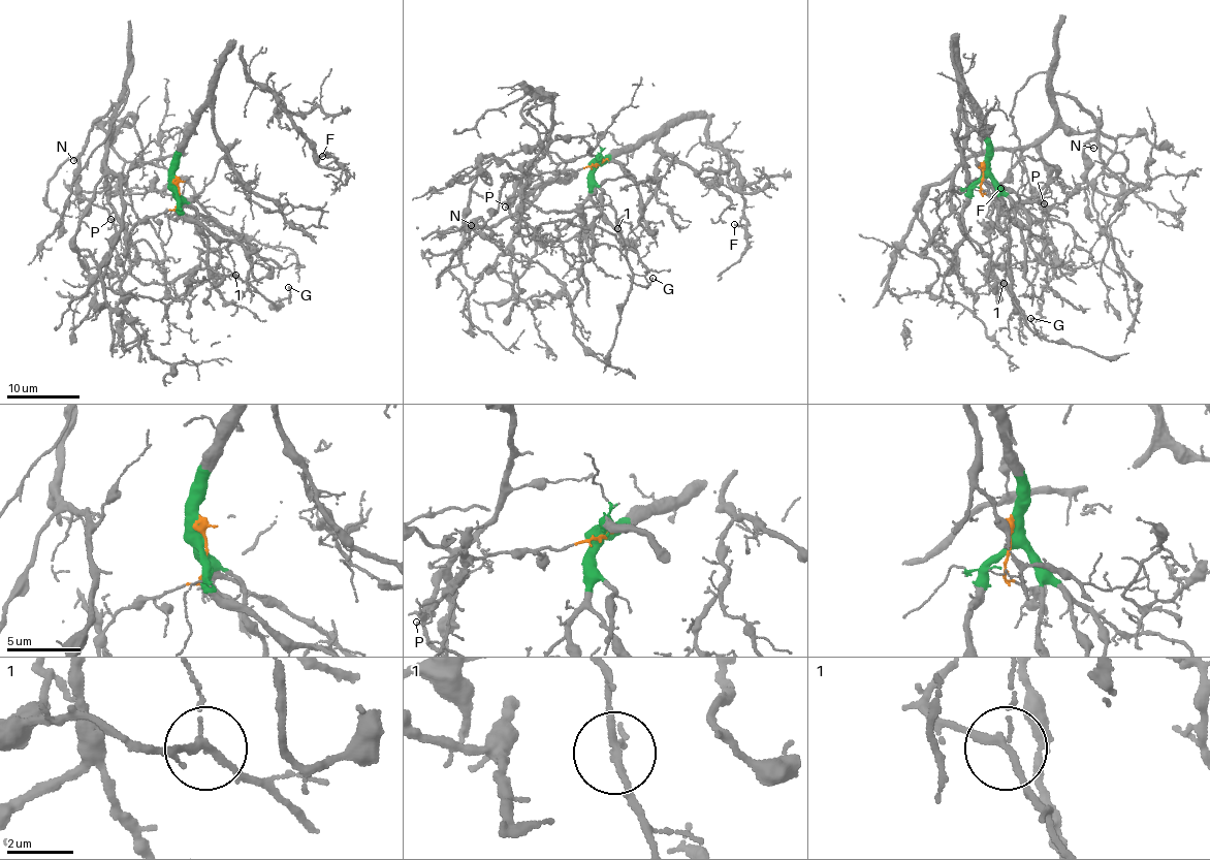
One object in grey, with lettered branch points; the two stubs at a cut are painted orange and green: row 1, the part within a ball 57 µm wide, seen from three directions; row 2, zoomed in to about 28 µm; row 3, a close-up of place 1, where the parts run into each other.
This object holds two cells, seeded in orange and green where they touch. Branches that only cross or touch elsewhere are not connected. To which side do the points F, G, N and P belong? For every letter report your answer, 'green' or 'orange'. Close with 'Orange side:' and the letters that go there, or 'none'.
F: green
G: orange
N: orange
P: orange
Orange side: G, N, P

